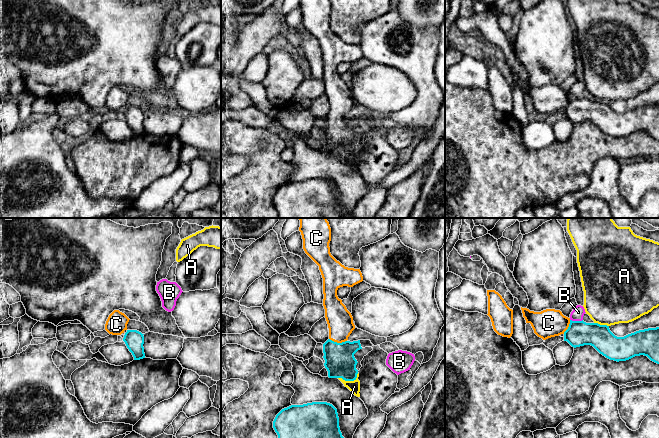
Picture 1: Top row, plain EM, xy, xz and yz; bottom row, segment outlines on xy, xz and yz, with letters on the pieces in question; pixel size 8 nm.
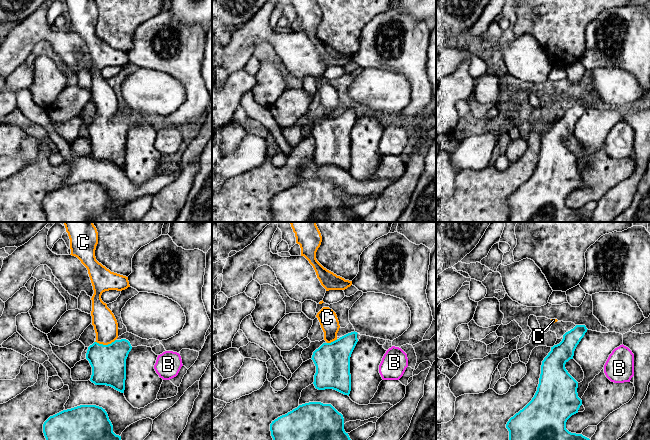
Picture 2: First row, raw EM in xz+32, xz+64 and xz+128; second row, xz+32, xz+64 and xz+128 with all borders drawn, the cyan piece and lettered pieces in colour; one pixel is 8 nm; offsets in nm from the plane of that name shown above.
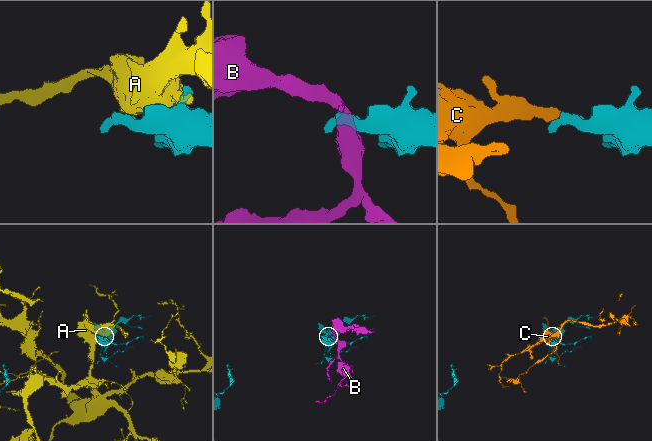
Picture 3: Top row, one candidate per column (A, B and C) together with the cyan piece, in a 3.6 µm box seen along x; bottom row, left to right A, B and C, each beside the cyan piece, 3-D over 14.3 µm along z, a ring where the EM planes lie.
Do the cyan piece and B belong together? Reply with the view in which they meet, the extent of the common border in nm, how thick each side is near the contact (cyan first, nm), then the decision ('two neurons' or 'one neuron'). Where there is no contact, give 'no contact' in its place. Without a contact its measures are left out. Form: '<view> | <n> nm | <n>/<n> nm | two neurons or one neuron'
yz | 100 nm | 200/100 nm | two neurons

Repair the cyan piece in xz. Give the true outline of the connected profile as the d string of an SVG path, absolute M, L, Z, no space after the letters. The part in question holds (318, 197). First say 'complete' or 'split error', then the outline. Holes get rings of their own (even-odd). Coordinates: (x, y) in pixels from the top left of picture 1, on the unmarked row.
complete; M327 178L284 184L276 191L273 204L278 218L355 218L342 212L337 185Z

